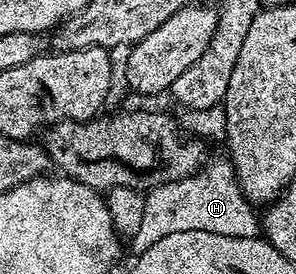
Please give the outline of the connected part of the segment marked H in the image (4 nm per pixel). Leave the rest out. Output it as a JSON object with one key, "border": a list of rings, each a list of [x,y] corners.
{"border":[[[210,158],[202,169],[185,179],[161,184],[145,195],[145,212],[137,235],[130,238],[132,254],[149,251],[154,243],[180,231],[210,231],[231,238],[255,238],[262,234],[262,222],[256,210],[240,191],[235,169],[228,158]]]}

